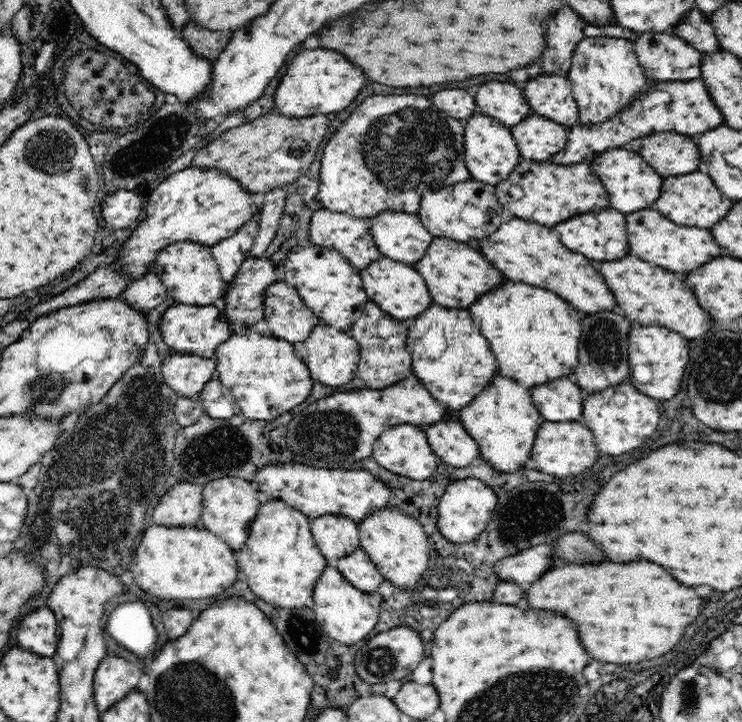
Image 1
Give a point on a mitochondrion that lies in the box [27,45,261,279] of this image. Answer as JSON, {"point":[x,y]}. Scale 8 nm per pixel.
{"point":[120,167]}

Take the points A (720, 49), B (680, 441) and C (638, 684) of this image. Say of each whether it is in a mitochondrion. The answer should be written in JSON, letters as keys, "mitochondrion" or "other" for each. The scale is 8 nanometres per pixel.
{"A":"other","B":"other","C":"other"}

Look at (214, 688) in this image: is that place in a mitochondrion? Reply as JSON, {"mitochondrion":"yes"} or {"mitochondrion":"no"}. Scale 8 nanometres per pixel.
{"mitochondrion":"yes"}

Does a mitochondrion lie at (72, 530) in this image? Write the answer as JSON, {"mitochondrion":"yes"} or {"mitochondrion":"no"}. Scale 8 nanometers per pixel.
{"mitochondrion":"yes"}

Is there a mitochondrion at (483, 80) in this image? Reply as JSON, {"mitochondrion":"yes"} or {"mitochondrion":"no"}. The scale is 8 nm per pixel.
{"mitochondrion":"no"}

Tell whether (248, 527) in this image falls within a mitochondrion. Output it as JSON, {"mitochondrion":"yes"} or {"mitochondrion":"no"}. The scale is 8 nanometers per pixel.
{"mitochondrion":"no"}

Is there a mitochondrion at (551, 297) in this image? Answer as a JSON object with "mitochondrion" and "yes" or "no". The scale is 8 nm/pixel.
{"mitochondrion":"no"}

